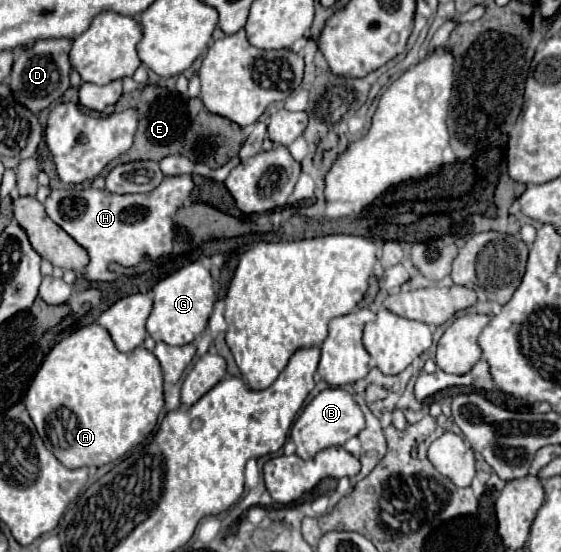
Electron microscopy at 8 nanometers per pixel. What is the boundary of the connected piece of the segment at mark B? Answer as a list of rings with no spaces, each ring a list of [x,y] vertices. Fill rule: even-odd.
[[[347,383],[343,387],[329,385],[303,409],[303,413],[291,427],[291,439],[293,439],[293,443],[297,447],[297,455],[301,459],[305,459],[305,461],[313,459],[319,451],[323,451],[331,445],[345,445],[347,439],[355,437],[365,427],[363,411],[361,411],[361,405],[355,395],[361,397],[355,391],[355,383]]]

